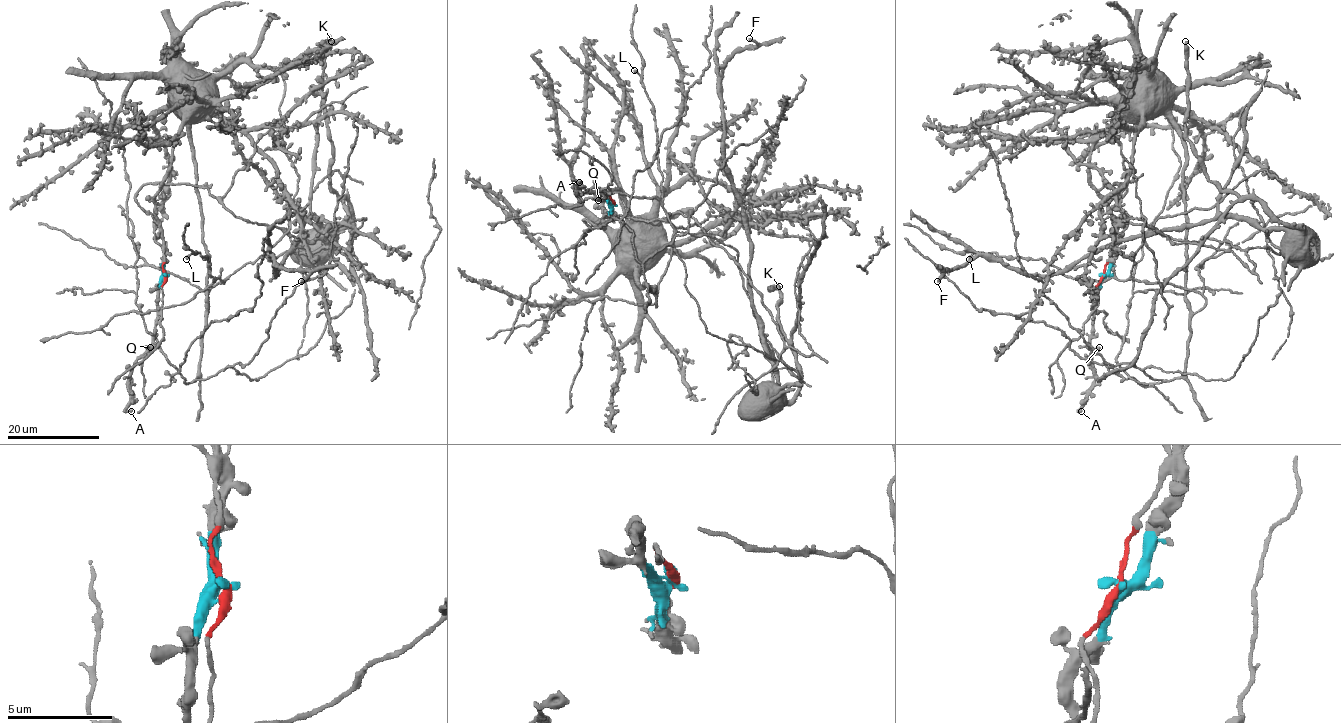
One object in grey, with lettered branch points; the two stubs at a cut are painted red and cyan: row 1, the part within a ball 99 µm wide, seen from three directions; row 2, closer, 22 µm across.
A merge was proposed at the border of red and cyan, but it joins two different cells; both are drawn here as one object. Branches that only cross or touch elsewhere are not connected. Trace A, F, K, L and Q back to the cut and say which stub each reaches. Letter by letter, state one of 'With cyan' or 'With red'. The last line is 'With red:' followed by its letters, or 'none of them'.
A: With cyan
F: With red
K: With red
L: With cyan
Q: With cyan
With red: F, K

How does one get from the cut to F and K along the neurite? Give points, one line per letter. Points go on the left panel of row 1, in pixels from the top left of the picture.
F: (165, 275), (145, 184), (364, 271), (346, 199), (351, 223), (310, 217), (272, 256), (301, 281)
K: (165, 275), (135, 198), (149, 183), (204, 186), (364, 271), (331, 189), (331, 41)

